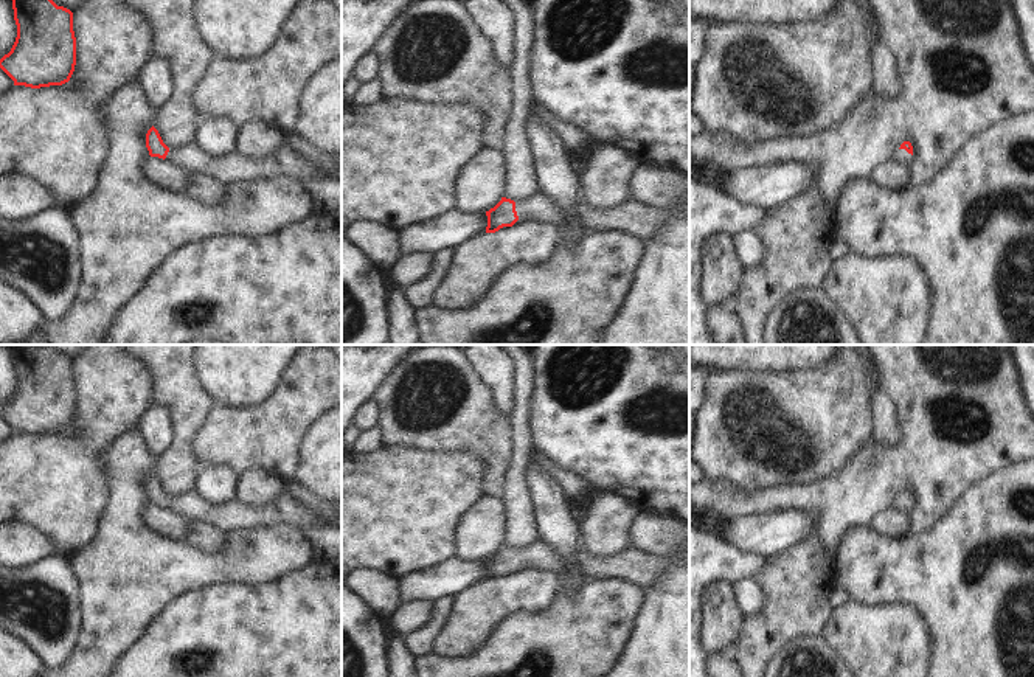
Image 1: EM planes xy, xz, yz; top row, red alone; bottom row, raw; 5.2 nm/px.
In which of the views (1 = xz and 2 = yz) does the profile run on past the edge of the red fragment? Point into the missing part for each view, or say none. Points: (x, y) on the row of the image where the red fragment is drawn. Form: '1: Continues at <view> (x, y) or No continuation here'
1: Continues at xz (539, 207)
2: Continues at yz (901, 156).

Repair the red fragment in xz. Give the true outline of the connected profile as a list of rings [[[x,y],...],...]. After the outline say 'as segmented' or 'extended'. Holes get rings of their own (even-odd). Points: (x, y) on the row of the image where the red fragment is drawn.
[[[536,193],[534,196],[520,202],[501,197],[494,208],[486,211],[486,216],[486,233],[495,233],[503,227],[512,227],[517,220],[525,219],[546,220],[550,224],[564,220],[551,199],[542,193]]]; extended

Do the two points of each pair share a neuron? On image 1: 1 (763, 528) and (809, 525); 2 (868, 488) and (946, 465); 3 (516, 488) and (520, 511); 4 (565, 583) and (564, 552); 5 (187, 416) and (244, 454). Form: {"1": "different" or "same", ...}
{"1": "same", "2": "same", "3": "same", "4": "same", "5": "different"}

